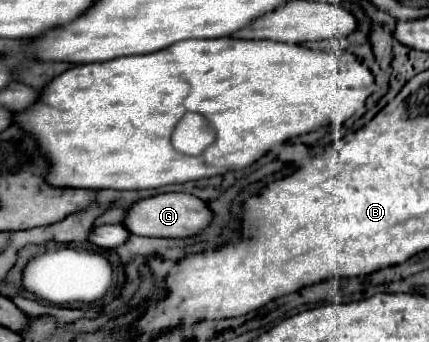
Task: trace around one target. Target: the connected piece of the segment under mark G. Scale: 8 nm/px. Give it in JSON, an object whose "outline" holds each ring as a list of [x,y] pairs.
{"outline":[[[160,193],[136,201],[126,211],[122,225],[130,229],[132,235],[142,235],[142,237],[188,237],[208,227],[210,219],[212,219],[212,211],[198,197],[188,193]]]}

